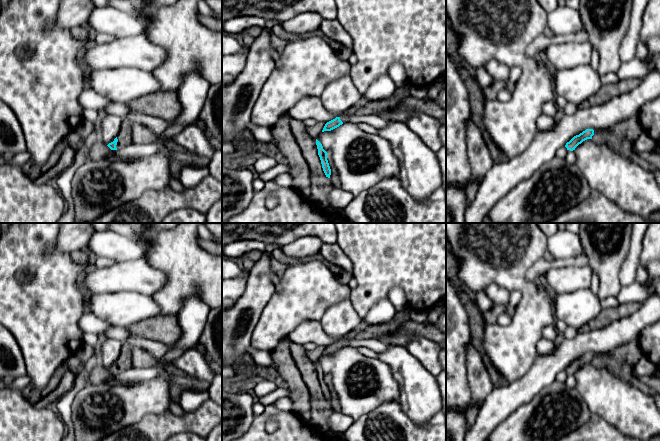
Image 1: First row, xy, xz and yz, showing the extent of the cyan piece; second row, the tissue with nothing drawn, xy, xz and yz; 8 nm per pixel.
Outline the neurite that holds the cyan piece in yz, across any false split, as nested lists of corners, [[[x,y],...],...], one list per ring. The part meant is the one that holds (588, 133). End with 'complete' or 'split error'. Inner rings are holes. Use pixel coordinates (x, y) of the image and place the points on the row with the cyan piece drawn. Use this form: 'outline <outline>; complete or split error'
outline [[[586,129],[579,135],[574,136],[569,142],[566,143],[565,147],[567,148],[567,150],[573,151],[583,141],[587,139],[592,139],[593,135],[594,135],[593,129]]]; complete

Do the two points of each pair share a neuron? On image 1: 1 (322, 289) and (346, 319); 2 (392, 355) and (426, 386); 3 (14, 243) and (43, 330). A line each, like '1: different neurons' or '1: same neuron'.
1: different neurons
2: same neuron
3: same neuron

